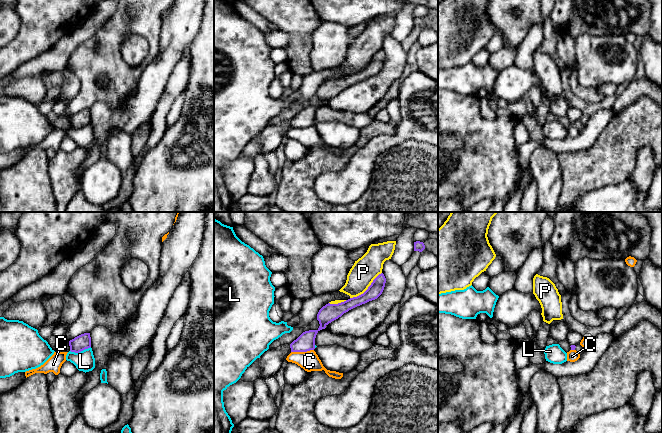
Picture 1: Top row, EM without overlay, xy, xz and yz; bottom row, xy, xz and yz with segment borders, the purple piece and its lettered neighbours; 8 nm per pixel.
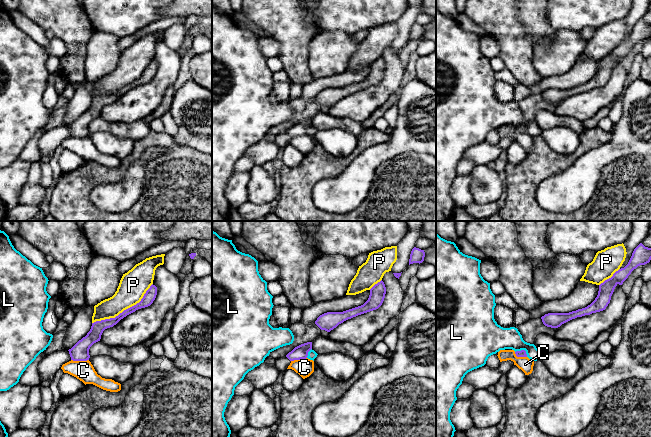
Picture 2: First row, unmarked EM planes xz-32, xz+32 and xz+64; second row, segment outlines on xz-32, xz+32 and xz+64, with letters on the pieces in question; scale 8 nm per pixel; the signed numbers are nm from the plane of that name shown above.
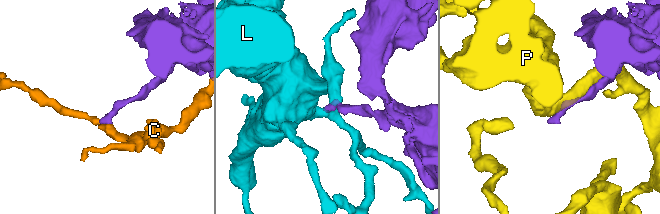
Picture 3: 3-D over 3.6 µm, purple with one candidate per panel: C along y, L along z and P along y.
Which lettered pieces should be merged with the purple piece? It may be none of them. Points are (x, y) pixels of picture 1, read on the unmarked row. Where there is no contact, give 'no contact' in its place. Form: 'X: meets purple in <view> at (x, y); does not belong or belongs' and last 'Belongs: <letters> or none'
C: meets purple in xz at (302, 127); does not belong
L: meets purple in xy at (80, 127); does not belong
P: meets purple in xz at (367, 65); does not belong
Belongs: none

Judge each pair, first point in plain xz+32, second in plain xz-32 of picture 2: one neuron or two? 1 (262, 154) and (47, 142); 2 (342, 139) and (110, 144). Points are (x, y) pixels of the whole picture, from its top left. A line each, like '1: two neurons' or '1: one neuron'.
1: one neuron
2: one neuron

